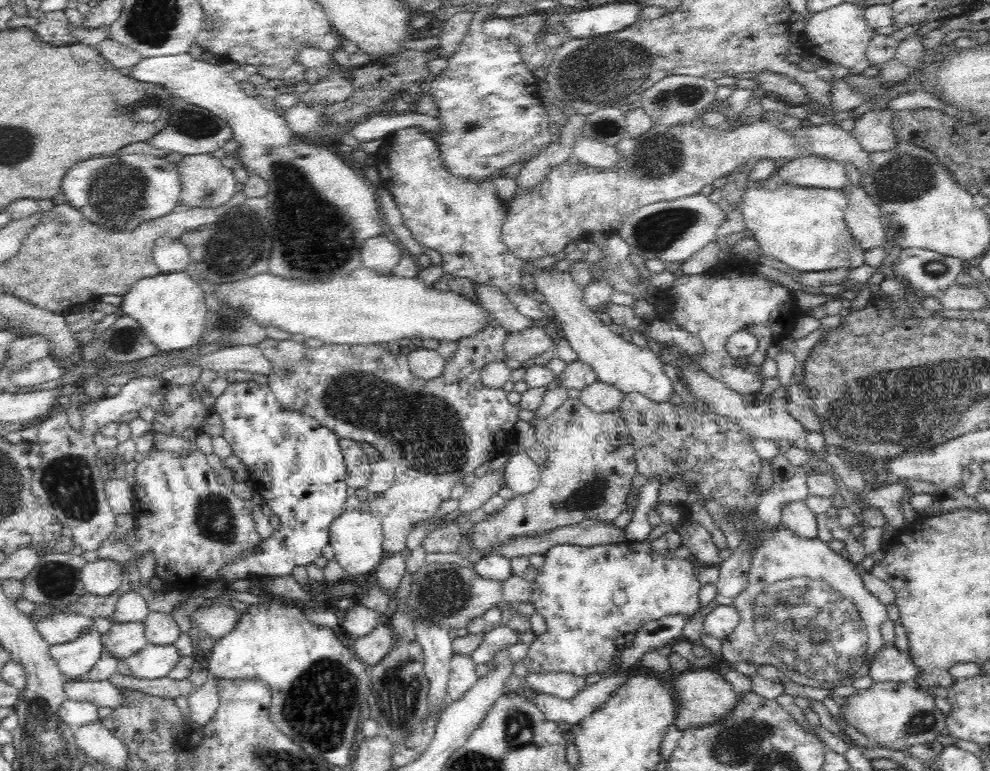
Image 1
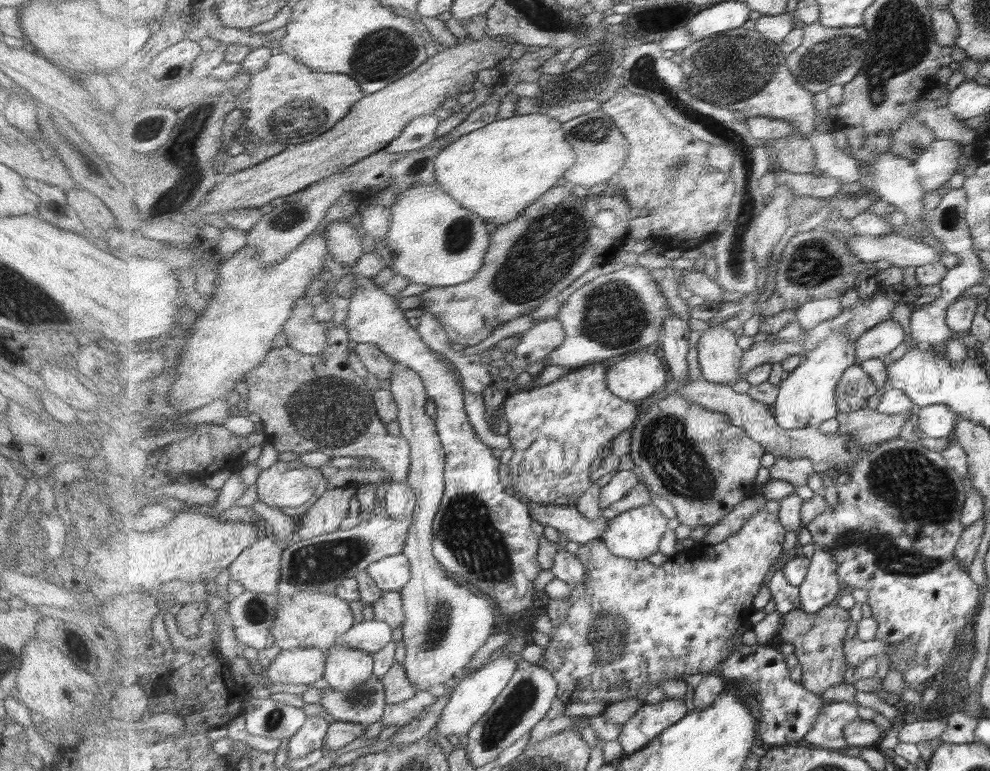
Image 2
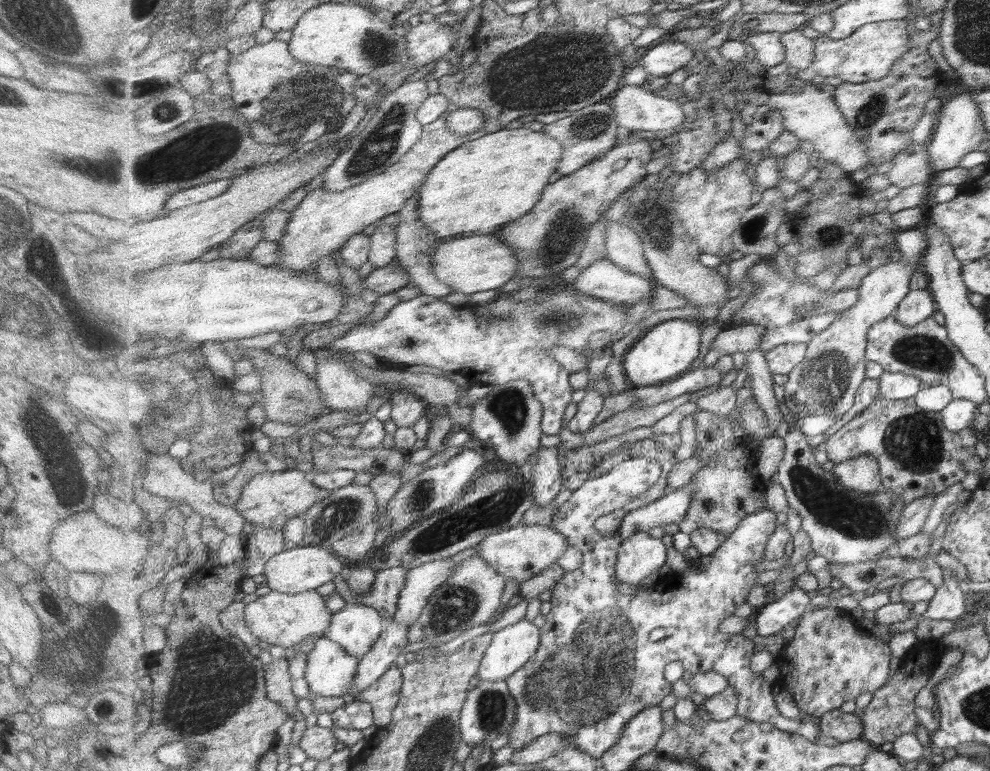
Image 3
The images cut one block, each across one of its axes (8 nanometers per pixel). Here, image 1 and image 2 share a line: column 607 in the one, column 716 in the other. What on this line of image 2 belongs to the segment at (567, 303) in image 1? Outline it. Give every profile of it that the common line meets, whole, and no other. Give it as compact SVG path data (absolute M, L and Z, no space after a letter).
M721 325L709 327L703 331L697 348L702 378L714 383L728 385L734 384L737 379L739 379L737 373L739 373L739 369L741 369L740 363L743 359L744 352L743 348L739 348L739 344L737 344L735 331L729 330L727 327L721 327Z

